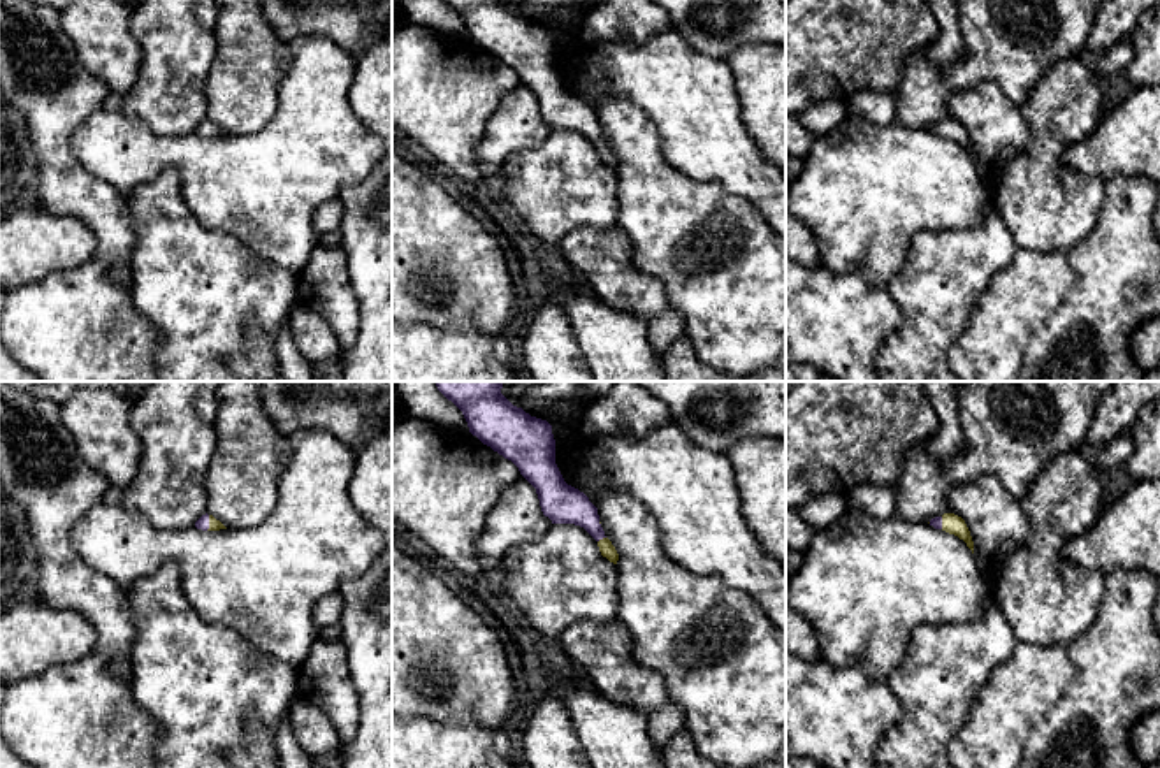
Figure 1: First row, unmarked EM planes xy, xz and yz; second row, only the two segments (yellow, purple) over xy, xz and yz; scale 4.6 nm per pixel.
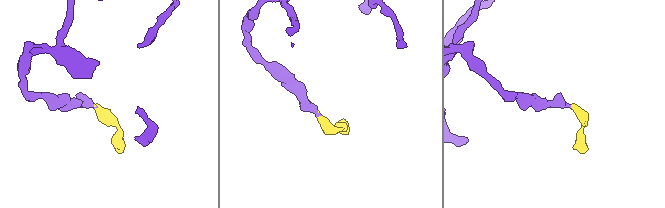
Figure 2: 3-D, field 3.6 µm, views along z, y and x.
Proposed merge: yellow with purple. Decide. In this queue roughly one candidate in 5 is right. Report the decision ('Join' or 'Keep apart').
Join

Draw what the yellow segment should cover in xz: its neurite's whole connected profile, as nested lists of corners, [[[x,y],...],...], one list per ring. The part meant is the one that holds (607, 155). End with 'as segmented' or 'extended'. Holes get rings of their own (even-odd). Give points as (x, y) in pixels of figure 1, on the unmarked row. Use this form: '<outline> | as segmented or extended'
[[[503,0],[443,2],[462,18],[473,42],[518,74],[520,81],[536,95],[541,118],[552,130],[575,130],[584,134],[598,148],[601,162],[617,170],[619,160],[605,142],[598,114],[584,98],[564,88],[555,70],[555,46],[552,32],[547,26],[531,23],[522,14],[513,12]]] | extended

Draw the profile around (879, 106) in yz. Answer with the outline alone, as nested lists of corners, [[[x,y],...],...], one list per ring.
[[[865,88],[847,102],[847,109],[877,125],[896,121],[896,93],[893,90]]]

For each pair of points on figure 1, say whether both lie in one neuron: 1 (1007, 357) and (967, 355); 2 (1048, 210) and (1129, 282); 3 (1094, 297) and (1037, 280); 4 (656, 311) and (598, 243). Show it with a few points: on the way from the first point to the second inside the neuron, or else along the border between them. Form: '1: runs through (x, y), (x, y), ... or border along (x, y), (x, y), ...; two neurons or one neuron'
1: runs through (997, 357), (978, 357); one neuron
2: border along (1101, 202), (1097, 222), (1067, 252); two neurons
3: border along (1067, 252), (1074, 283), (1065, 299), (1043, 322); two neurons
4: runs through (638, 294), (607, 260); one neuron

